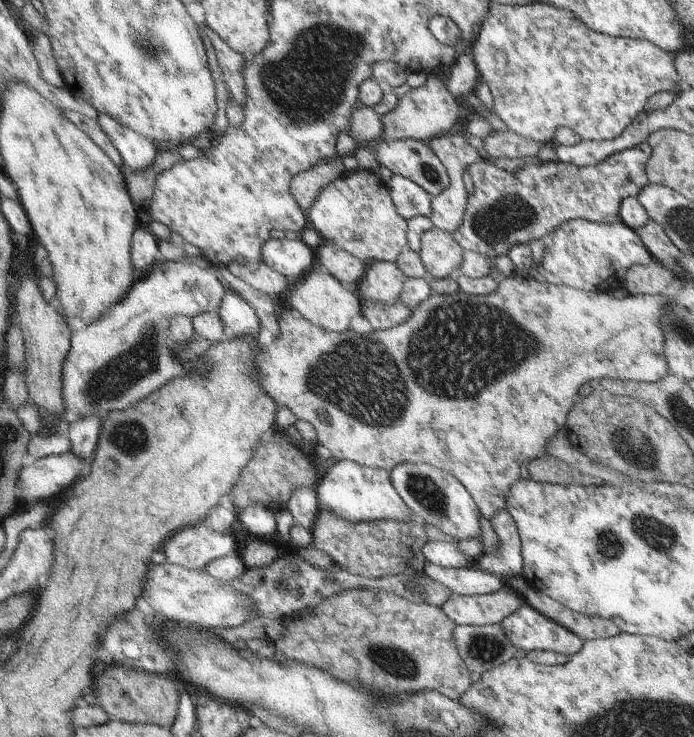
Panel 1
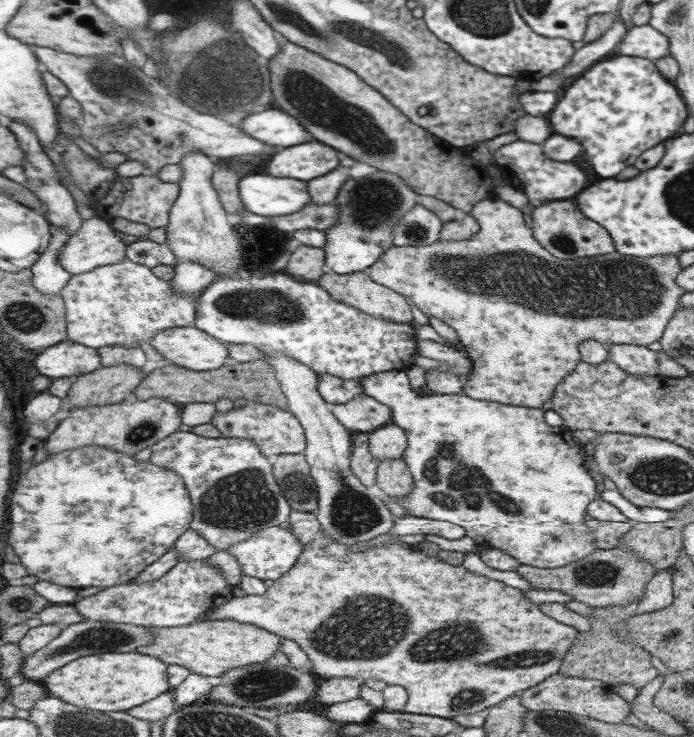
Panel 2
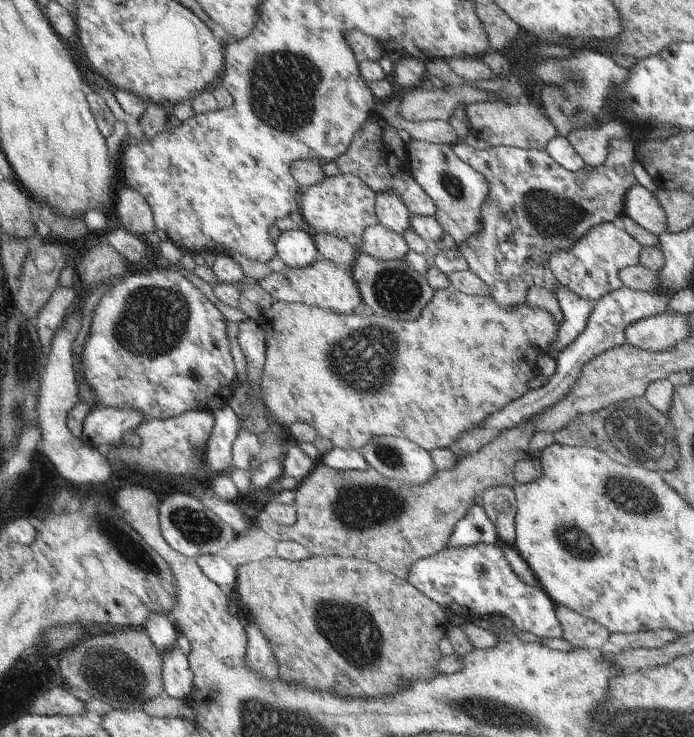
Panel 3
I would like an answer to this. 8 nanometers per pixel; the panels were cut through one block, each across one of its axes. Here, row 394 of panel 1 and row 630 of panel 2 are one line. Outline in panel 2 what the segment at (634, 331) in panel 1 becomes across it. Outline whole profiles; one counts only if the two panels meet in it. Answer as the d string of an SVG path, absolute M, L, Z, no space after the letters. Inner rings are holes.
M320 531L311 542L303 544L297 562L292 568L281 578L273 581L273 584L267 587L263 594L245 595L243 597L232 596L221 607L207 612L203 622L230 619L241 622L241 624L251 624L263 628L263 630L267 630L281 639L291 639L291 642L295 642L303 650L311 662L311 671L319 677L353 678L361 679L363 682L373 679L384 682L386 685L401 686L407 692L403 712L449 719L452 719L453 716L473 714L484 708L487 709L489 706L497 705L531 686L540 685L542 681L559 672L562 665L561 658L565 656L563 652L567 652L577 640L575 630L571 626L563 626L561 622L555 622L555 620L547 618L545 614L541 614L535 603L523 595L523 591L505 586L505 583L497 582L496 579L485 578L481 574L473 574L471 570L459 564L450 565L438 557L426 556L389 543L355 553L351 553L347 547L344 543L336 542L335 539L331 539L329 535Z

